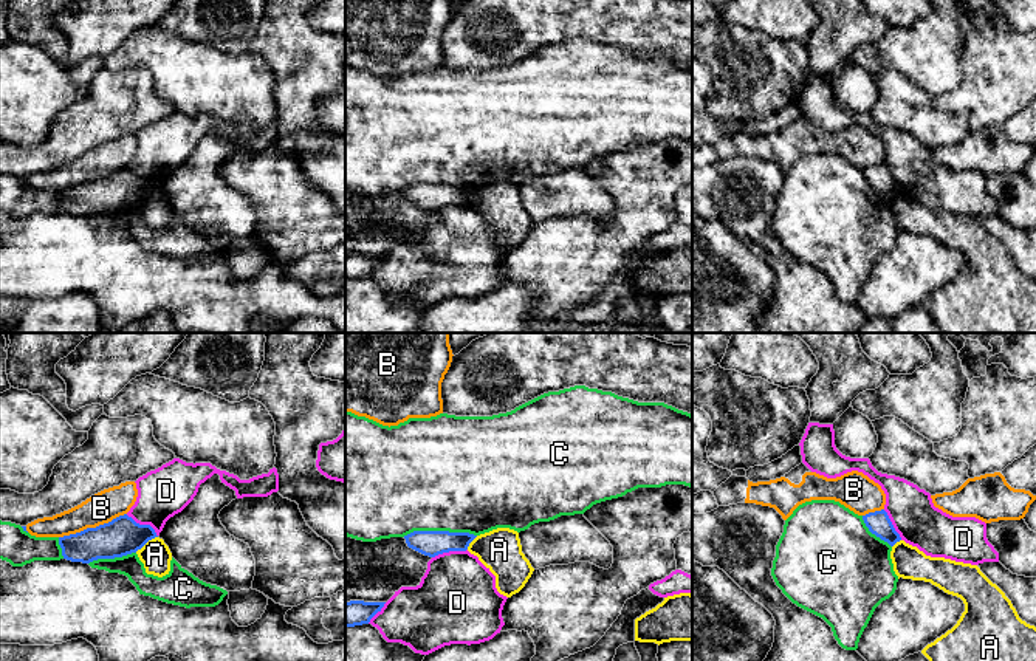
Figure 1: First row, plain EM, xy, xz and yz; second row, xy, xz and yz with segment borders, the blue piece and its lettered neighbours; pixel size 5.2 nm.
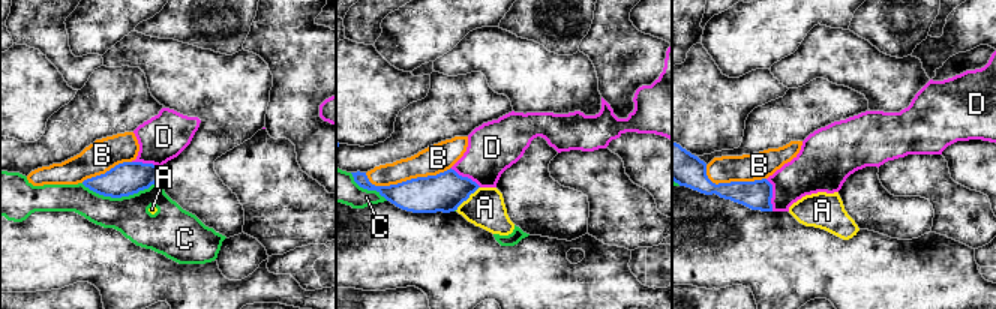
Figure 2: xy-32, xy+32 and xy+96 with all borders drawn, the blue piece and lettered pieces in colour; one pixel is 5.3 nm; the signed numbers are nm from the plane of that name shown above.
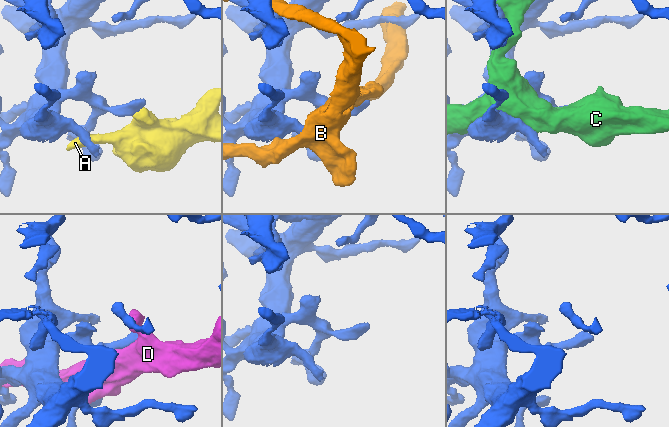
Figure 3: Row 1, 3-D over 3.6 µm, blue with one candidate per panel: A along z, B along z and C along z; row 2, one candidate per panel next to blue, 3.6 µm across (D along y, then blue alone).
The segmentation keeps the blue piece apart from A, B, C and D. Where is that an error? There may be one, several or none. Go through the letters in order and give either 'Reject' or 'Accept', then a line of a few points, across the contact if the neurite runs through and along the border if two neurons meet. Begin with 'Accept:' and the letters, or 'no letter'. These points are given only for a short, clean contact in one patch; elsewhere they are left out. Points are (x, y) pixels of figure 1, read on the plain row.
Accept: no letter
A: Reject. Line: xy (157, 189), (135, 205)
B: Reject
C: Reject
D: Reject

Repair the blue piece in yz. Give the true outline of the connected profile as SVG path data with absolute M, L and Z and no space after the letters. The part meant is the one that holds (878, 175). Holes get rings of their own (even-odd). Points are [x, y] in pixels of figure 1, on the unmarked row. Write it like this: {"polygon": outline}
{"polygon": "M884 163L869 166L863 169L863 173L872 187L887 195L890 200L901 194Z"}

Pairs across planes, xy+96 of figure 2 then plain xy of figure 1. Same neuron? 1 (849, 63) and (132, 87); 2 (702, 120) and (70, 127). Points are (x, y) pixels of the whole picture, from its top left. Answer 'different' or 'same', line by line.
1: different
2: different

